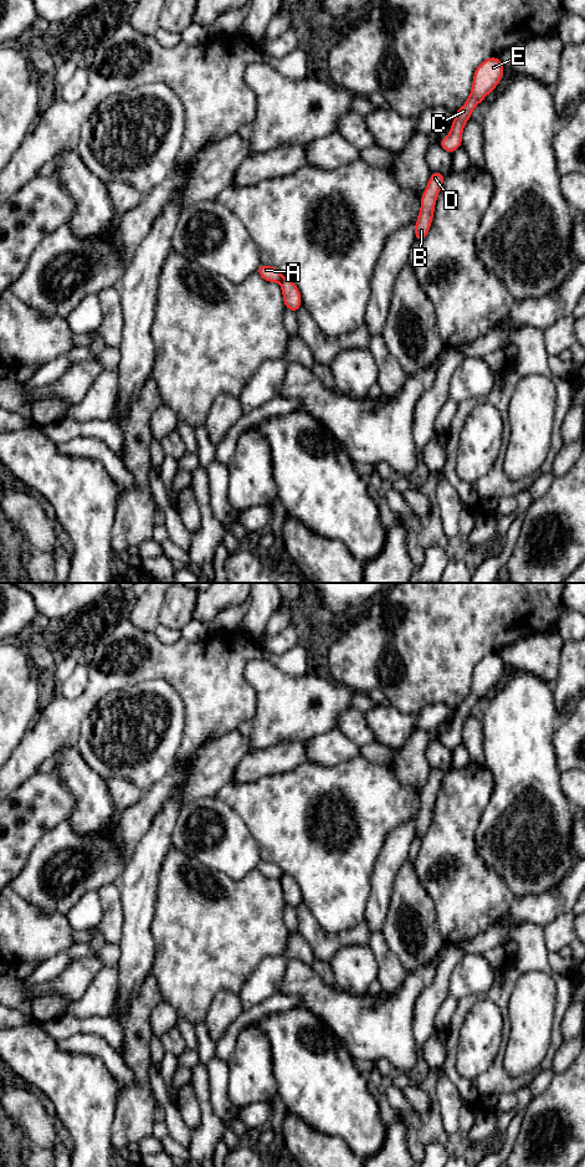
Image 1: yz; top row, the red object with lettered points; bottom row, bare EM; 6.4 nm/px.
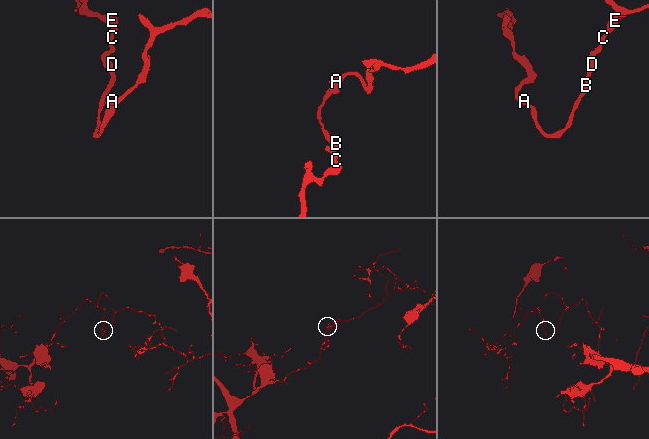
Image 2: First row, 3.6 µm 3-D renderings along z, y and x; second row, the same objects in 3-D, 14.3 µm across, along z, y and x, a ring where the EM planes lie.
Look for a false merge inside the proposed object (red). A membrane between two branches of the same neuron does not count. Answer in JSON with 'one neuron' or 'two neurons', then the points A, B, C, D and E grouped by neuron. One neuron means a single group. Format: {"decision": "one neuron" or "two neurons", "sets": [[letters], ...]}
{"decision": "two neurons", "sets": [["A"], ["B", "C", "D", "E"]]}

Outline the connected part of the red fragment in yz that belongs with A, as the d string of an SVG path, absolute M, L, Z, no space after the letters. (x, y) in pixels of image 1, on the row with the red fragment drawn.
M260 265L256 272L267 282L281 282L283 276L282 273L272 266Z

